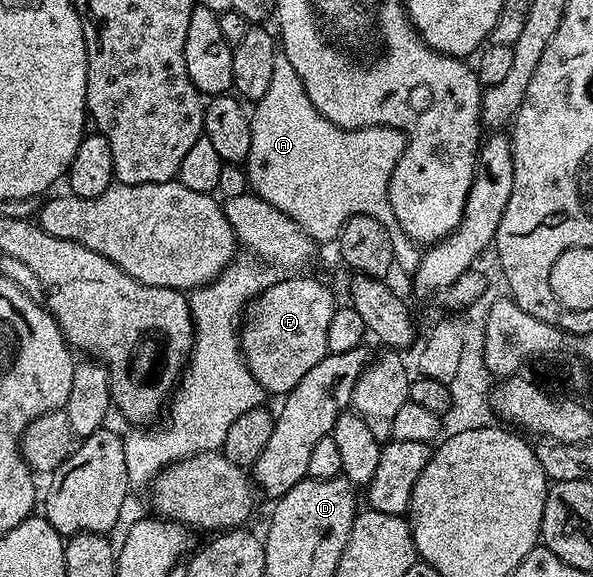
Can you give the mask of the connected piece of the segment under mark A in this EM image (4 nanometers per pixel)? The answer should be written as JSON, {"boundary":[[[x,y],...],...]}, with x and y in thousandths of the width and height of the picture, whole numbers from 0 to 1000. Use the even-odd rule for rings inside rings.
{"boundary":[[[479,94],[467,95],[464,121],[457,127],[457,149],[450,149],[450,163],[444,163],[444,170],[437,170],[423,187],[423,260],[417,279],[422,328],[437,343],[457,350],[457,357],[477,364],[477,371],[496,381],[508,400],[536,425],[553,416],[555,421],[567,418],[575,407],[575,393],[595,374],[632,378],[632,385],[646,385],[646,392],[653,392],[653,406],[659,406],[668,463],[678,464],[685,475],[702,471],[712,432],[700,426],[700,419],[671,392],[656,355],[656,312],[683,258],[683,231],[642,211],[595,218],[602,222],[573,222],[572,217],[568,208],[555,208],[531,191],[491,107],[484,107]]]}

